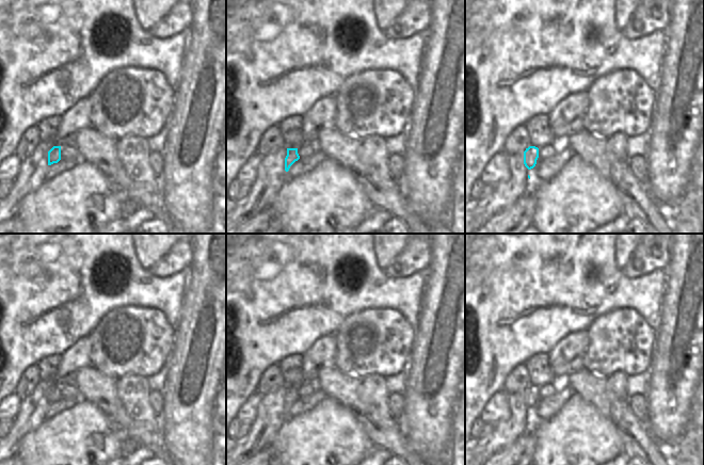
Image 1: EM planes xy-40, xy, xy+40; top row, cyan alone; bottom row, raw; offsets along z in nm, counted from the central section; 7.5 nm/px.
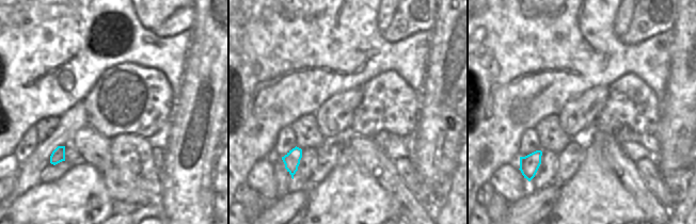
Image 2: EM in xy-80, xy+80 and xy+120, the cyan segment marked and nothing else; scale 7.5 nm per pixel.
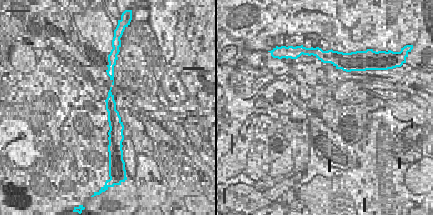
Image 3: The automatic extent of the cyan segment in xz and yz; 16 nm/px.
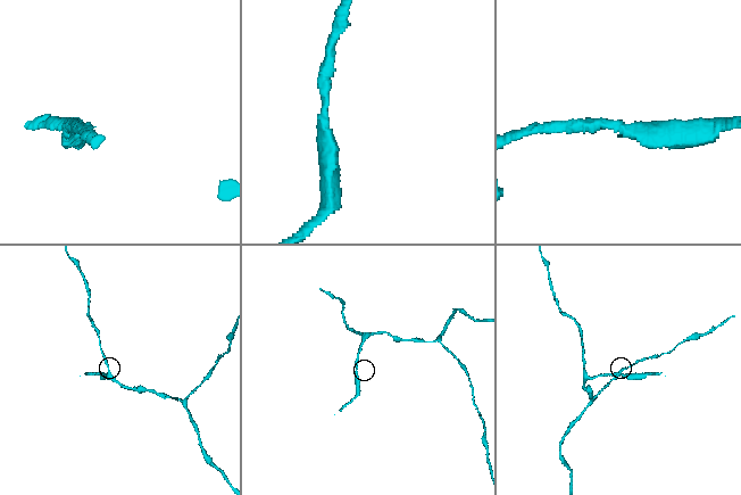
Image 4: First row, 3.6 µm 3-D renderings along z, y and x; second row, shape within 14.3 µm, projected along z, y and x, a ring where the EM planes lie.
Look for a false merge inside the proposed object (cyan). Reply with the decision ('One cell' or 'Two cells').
One cell

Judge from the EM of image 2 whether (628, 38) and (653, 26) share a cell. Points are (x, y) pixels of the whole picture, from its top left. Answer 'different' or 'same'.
same

